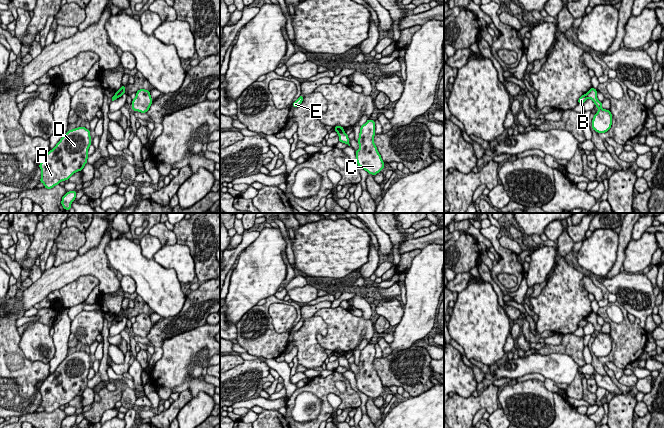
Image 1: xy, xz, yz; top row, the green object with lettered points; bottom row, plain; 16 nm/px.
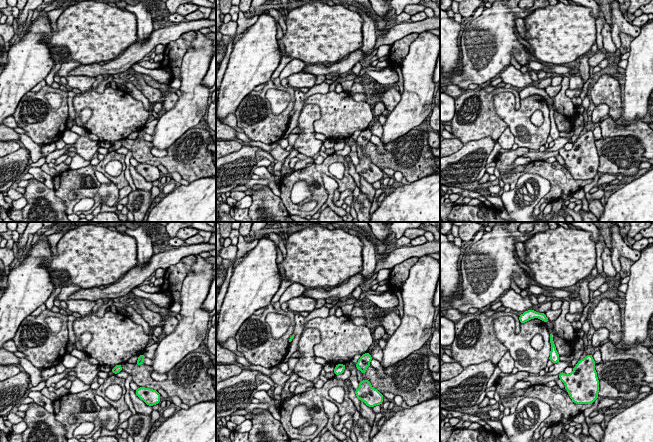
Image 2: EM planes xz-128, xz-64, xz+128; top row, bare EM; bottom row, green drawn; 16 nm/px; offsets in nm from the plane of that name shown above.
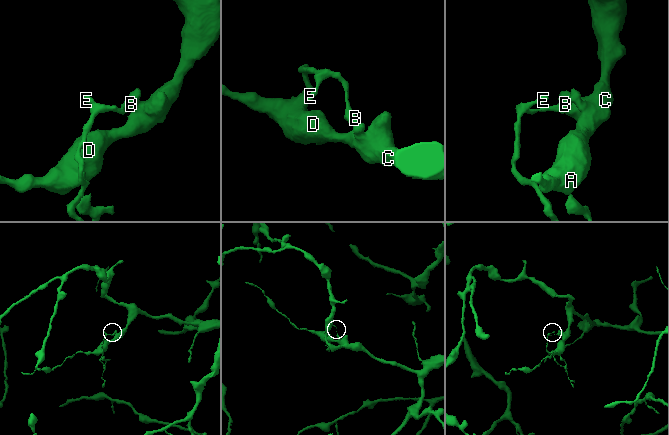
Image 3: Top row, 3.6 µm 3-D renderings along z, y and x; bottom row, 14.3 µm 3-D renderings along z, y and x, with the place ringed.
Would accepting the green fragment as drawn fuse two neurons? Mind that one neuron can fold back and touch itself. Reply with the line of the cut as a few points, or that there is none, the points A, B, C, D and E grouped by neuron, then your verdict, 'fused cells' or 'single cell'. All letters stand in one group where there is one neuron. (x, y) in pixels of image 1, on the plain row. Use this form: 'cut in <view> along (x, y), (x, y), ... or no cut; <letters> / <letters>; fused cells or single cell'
cut in xz along (343, 354), (338, 357); A C D / B E; fused cells

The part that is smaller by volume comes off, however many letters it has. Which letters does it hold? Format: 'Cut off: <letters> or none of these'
Cut off: B, E

